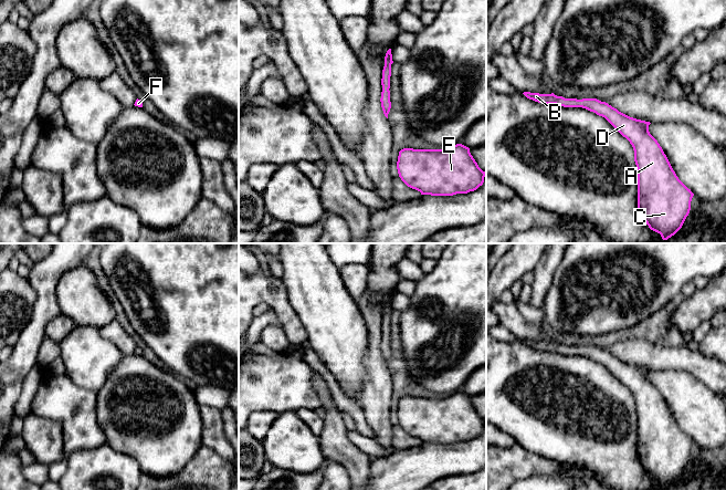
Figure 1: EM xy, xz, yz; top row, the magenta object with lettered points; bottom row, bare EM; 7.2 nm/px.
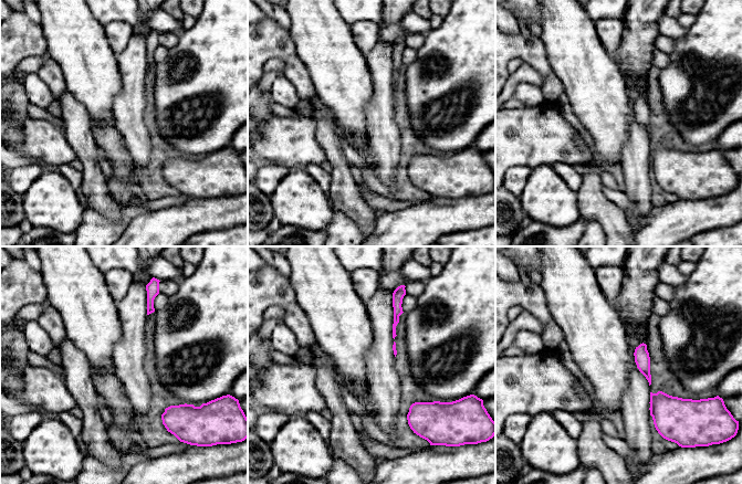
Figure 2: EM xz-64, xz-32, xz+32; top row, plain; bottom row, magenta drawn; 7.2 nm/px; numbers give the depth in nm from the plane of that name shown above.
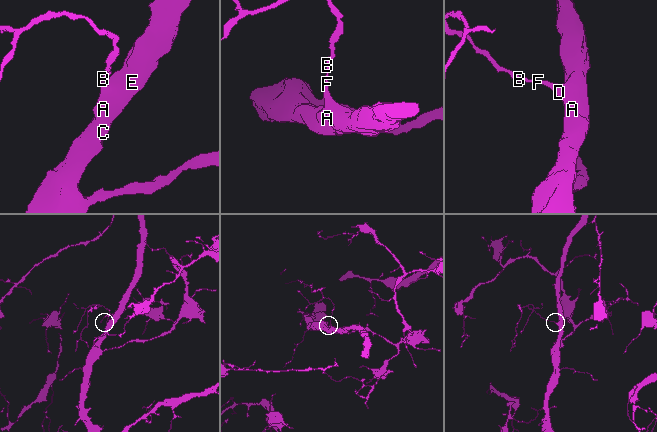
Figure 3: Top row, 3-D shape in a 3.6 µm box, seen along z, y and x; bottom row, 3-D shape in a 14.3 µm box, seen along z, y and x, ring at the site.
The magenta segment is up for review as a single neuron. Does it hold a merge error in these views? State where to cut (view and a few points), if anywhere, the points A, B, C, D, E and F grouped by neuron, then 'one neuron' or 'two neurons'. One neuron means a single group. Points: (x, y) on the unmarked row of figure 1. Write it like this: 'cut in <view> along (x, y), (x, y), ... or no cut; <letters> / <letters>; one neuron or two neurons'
no cut; A B C D E F; one neuron

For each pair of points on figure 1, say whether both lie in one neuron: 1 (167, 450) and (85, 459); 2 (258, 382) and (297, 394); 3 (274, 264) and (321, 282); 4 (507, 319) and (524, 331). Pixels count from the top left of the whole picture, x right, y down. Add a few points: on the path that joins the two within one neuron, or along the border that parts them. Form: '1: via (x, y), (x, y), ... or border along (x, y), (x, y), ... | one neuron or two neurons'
1: border along (106, 442), (113, 448), (129, 455), (143, 472) | two neurons
2: via (267, 383), (285, 384), (287, 386) | one neuron
3: border along (280, 260), (283, 271), (282, 278) | two neurons
4: via (512, 319), (519, 326) | one neuron

